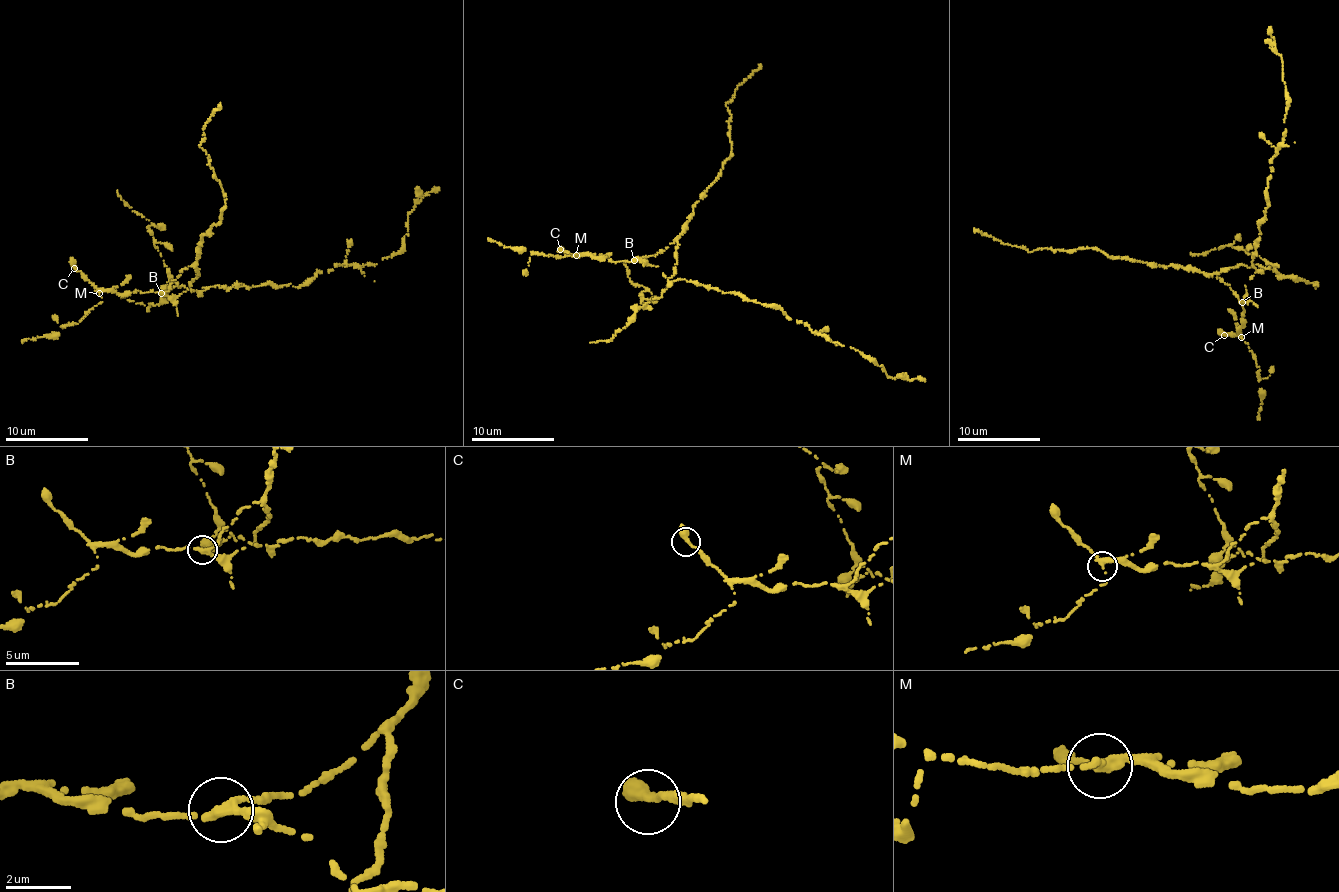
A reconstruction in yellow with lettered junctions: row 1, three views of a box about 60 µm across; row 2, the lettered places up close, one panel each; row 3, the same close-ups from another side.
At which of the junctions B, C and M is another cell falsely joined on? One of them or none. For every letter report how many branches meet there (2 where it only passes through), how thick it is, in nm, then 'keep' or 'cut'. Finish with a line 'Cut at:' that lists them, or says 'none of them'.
B: 3 branches meet; 240 nm thick; cut
C: 1 branches meet; 480 nm thick; keep
M: 3 branches meet; 240 nm thick; keep
Cut at: B

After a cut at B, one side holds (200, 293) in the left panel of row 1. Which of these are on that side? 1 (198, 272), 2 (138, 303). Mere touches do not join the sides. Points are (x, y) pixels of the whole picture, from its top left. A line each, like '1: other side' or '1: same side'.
1: other side
2: other side

